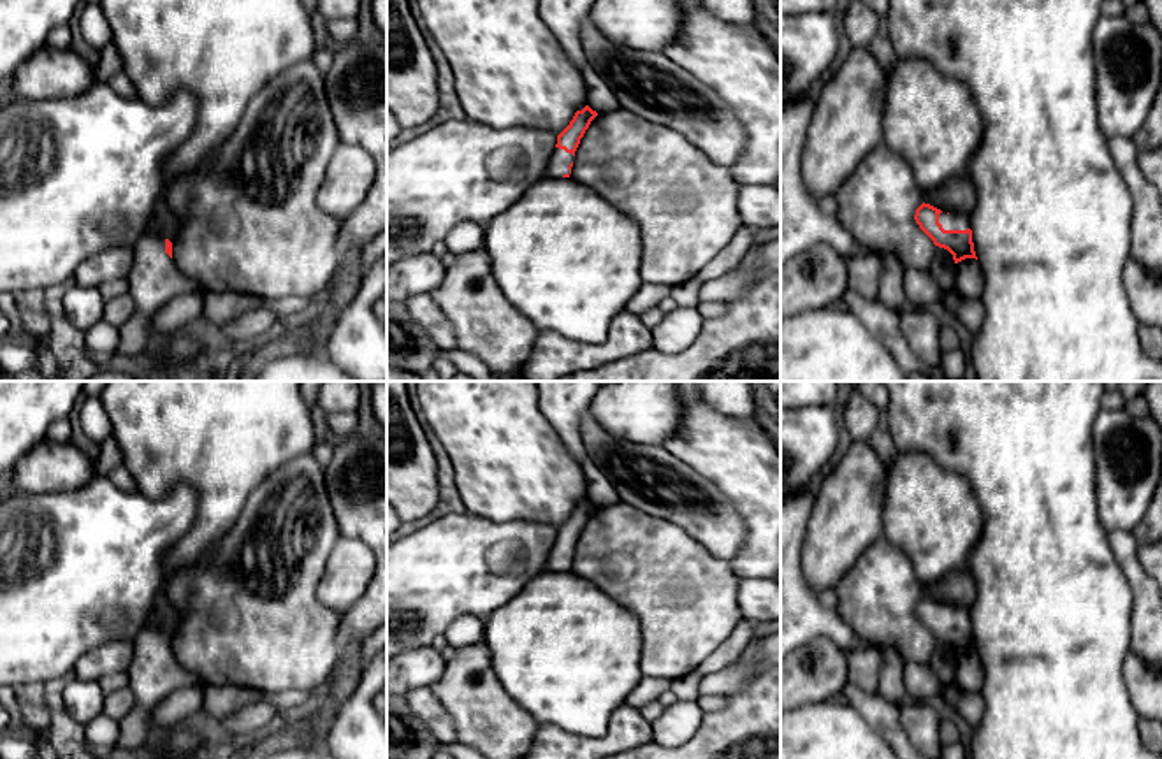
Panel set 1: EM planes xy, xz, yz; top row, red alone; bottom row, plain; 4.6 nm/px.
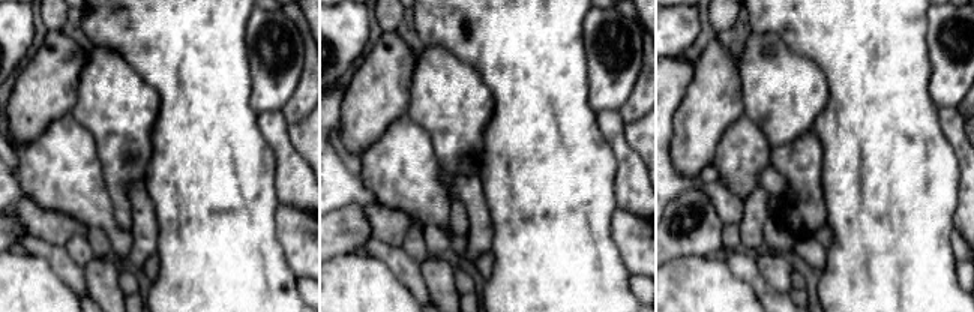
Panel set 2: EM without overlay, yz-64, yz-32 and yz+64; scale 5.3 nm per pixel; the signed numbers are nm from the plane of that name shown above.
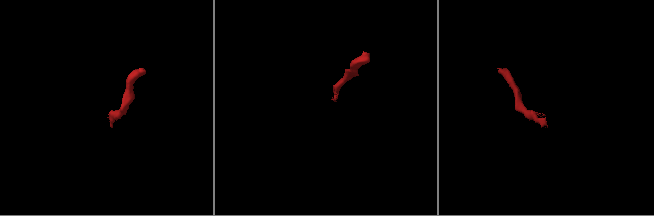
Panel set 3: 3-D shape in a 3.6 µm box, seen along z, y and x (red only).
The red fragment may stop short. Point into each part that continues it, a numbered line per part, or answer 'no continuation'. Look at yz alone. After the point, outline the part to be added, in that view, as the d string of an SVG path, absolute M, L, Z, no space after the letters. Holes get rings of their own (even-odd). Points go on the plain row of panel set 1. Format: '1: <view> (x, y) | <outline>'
1: yz (948, 615) | M948 606L939 608L939 617L944 624L967 624L970 622L970 613L965 610L953 610Z

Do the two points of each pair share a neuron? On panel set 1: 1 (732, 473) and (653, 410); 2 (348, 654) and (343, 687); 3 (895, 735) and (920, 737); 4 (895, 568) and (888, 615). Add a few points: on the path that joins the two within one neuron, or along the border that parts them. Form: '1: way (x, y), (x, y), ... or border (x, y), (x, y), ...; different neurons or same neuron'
1: border (679, 399), (681, 424), (660, 443); different neurons
2: way (348, 663), (345, 679); same neuron
3: border (899, 707), (900, 726), (911, 740); different neurons
4: way (888, 580), (888, 603); same neuron

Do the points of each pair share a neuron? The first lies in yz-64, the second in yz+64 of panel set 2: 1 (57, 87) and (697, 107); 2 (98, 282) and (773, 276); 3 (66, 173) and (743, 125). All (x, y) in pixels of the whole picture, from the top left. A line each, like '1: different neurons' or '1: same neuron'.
1: same neuron
2: same neuron
3: same neuron

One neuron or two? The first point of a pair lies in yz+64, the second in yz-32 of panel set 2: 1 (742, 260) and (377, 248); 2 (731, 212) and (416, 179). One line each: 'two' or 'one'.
1: one
2: two

